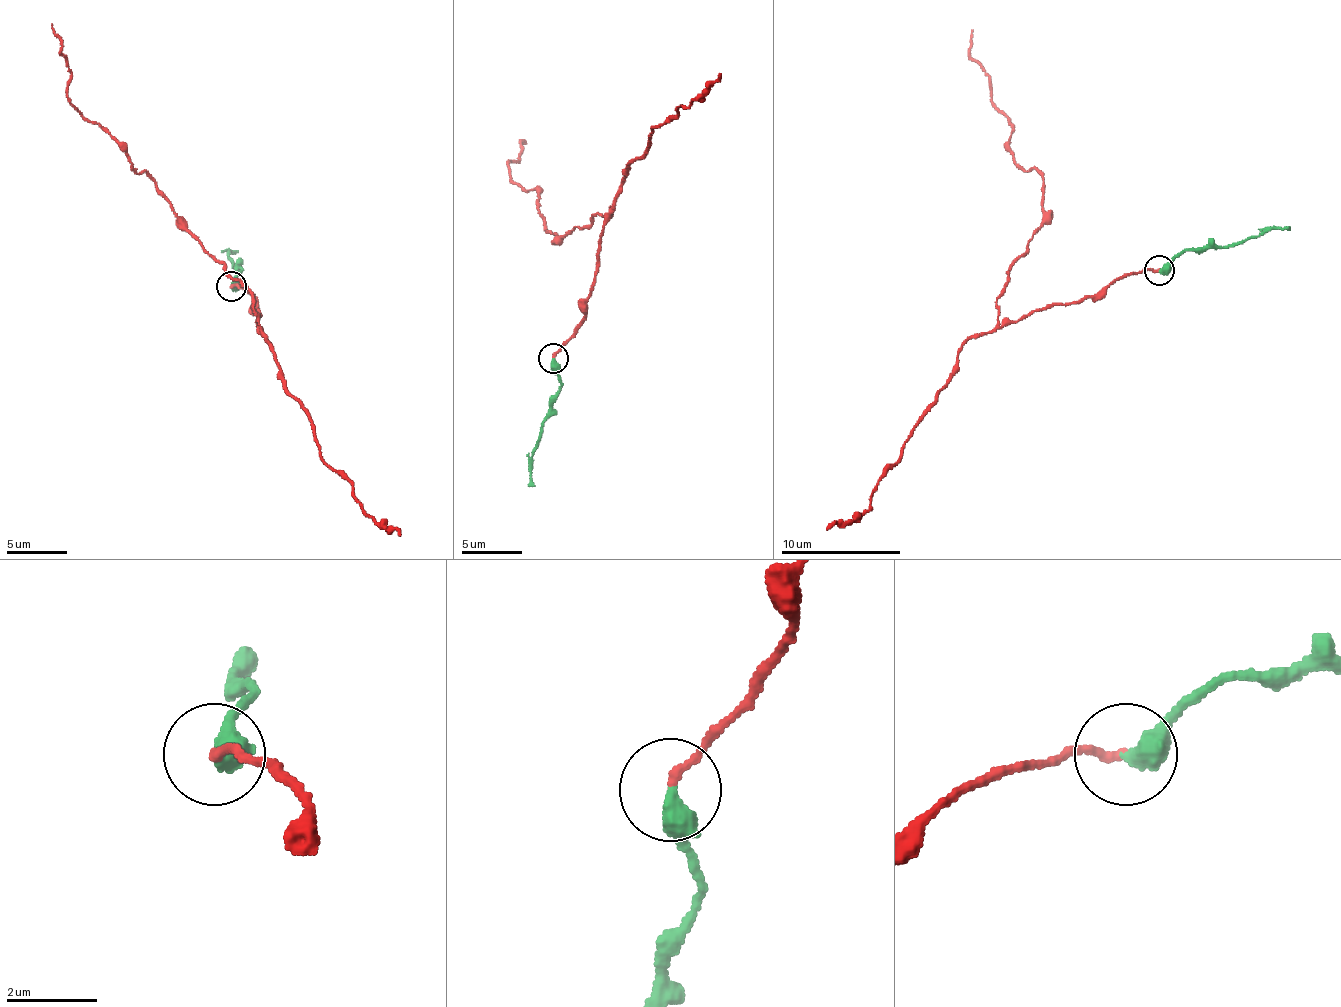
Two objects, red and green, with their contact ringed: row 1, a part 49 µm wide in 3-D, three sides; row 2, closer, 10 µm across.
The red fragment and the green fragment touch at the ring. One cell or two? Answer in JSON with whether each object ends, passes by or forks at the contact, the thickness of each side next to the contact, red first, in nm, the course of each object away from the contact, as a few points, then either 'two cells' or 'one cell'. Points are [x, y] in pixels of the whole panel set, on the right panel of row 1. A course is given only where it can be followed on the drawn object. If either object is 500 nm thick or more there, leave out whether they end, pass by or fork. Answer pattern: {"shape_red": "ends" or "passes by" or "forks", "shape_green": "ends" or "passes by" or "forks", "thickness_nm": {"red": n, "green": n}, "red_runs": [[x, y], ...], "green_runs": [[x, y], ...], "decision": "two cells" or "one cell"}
{"shape_red": "ends", "shape_green": "ends", "thickness_nm": {"red": 180, "green": 480}, "red_runs": [[1160, 271], [1000, 314], [1044, 185], [1007, 146], [972, 30]], "green_runs": [[1160, 271], [1185, 252], [1234, 247], [1268, 229], [1289, 226]], "decision": "one cell"}

